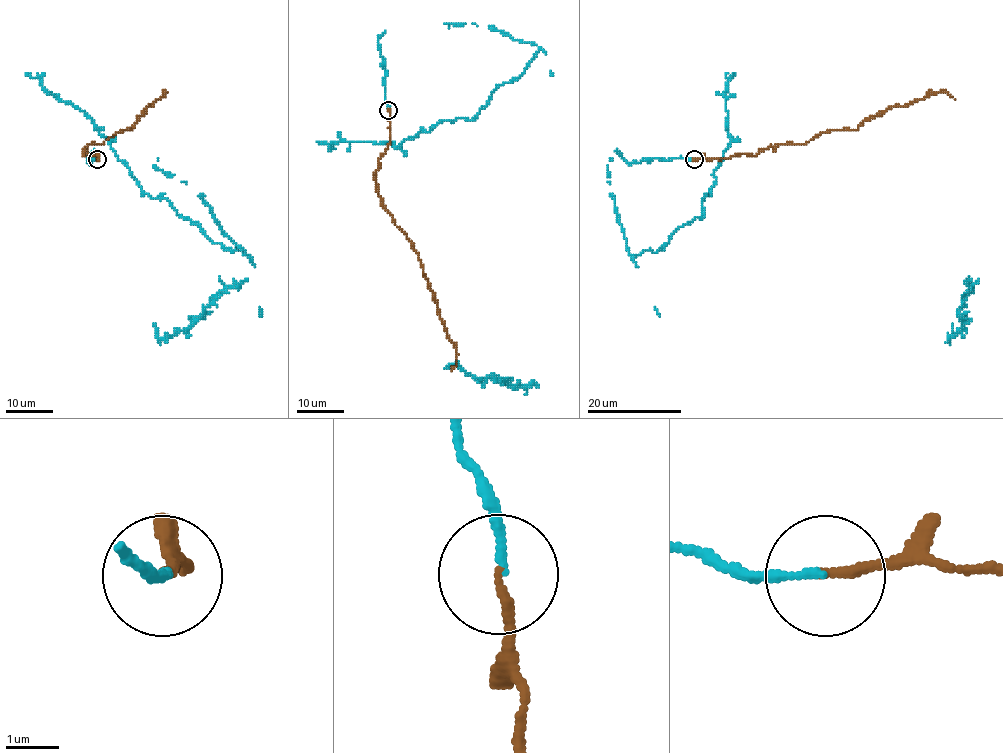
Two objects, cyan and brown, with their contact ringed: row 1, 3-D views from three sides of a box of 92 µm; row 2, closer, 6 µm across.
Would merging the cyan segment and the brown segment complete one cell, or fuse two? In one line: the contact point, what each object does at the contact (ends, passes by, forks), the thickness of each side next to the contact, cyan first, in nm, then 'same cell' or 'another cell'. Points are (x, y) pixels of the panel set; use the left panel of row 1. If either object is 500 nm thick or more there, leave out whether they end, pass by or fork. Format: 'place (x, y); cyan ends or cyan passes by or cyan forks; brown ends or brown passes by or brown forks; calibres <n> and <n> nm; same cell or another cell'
place (97, 159); cyan ends; brown ends; calibres 140 and 170 nm; same cell

